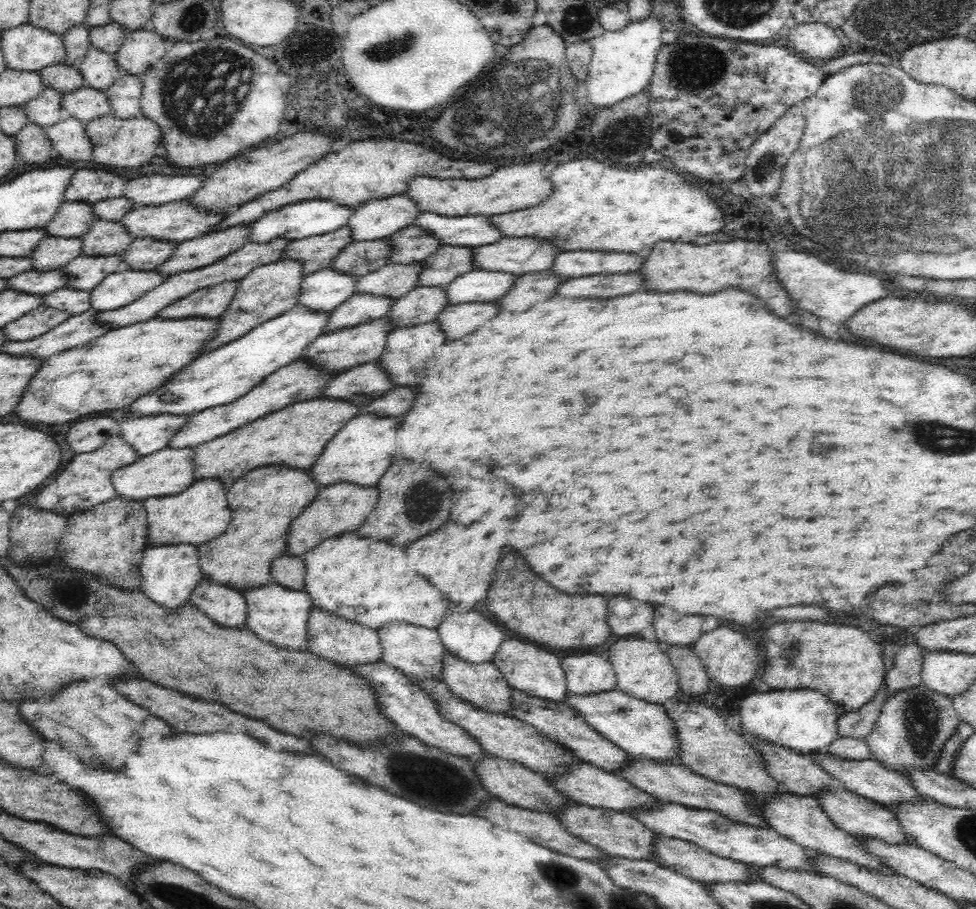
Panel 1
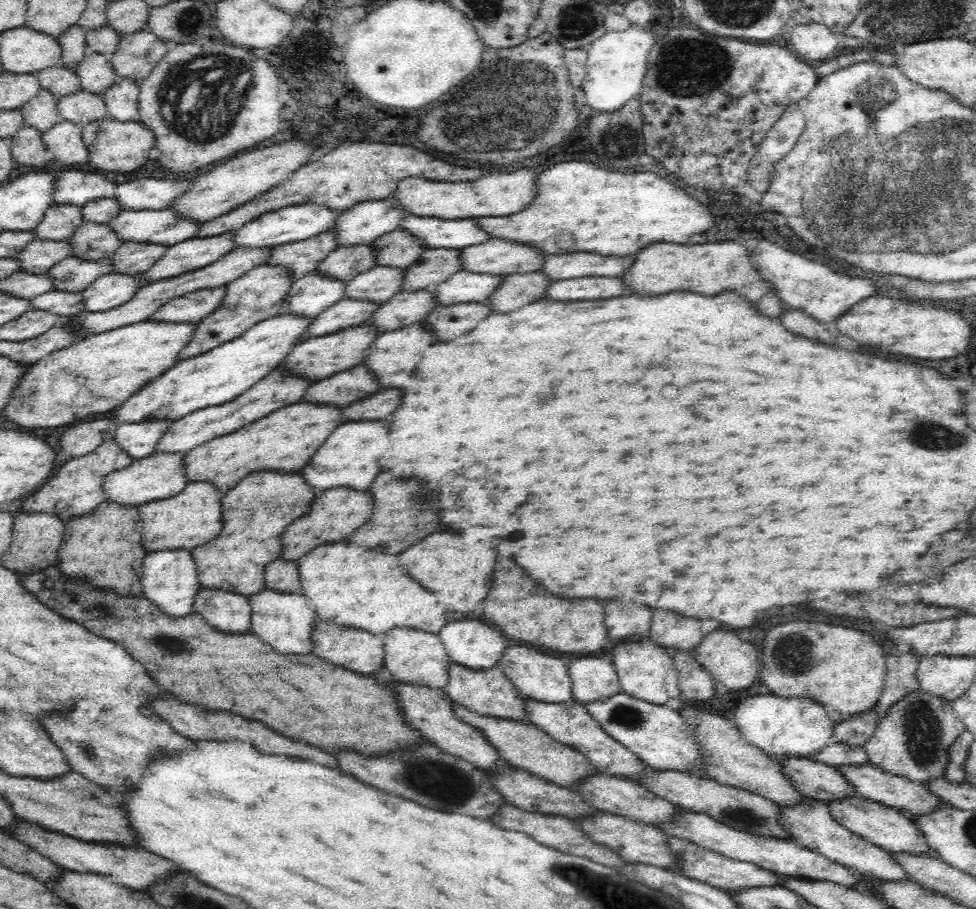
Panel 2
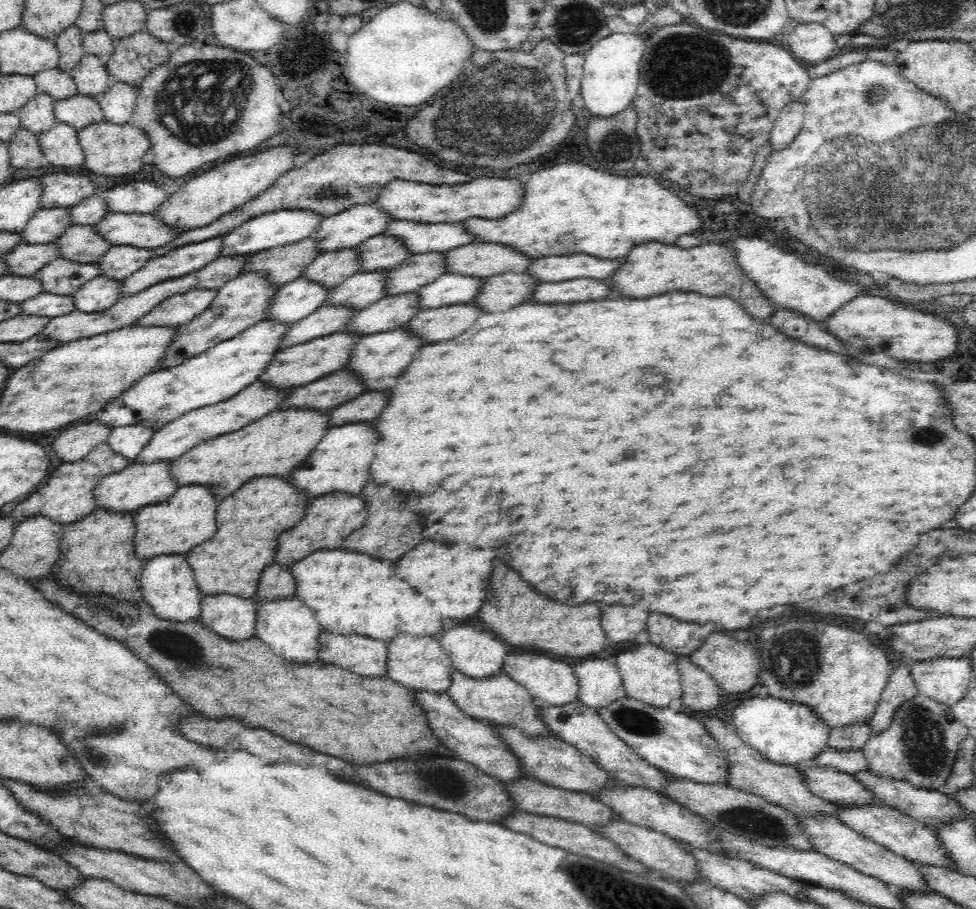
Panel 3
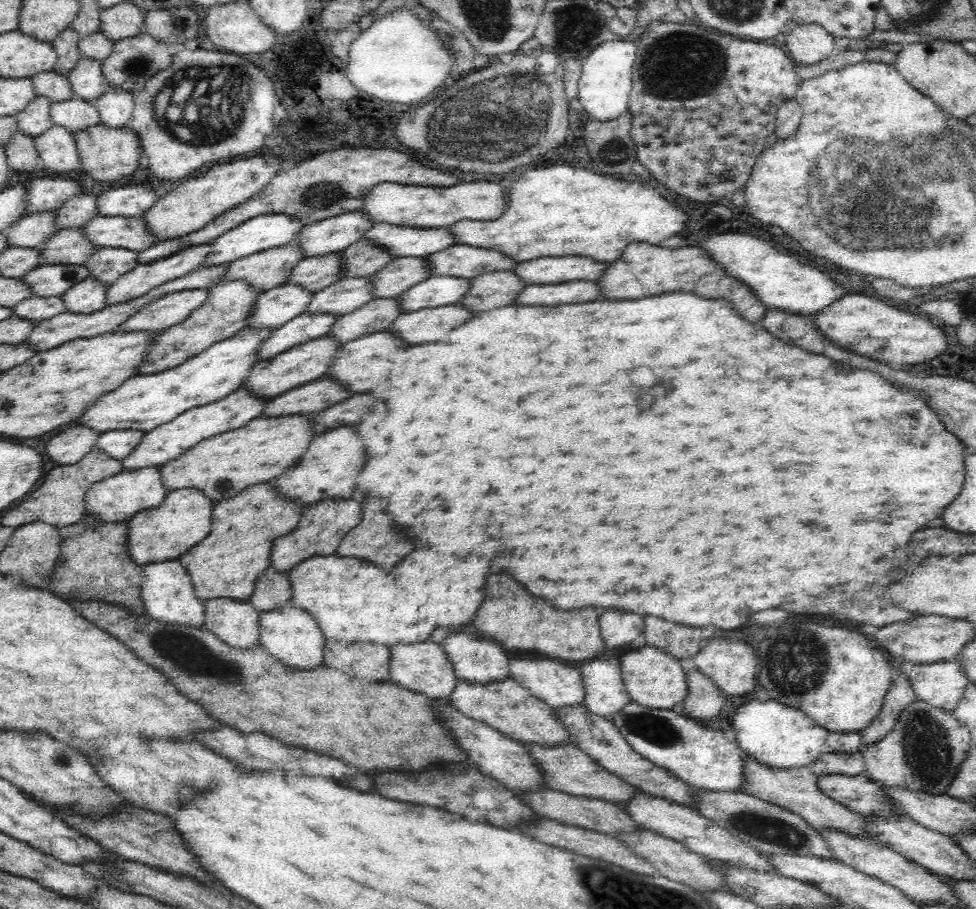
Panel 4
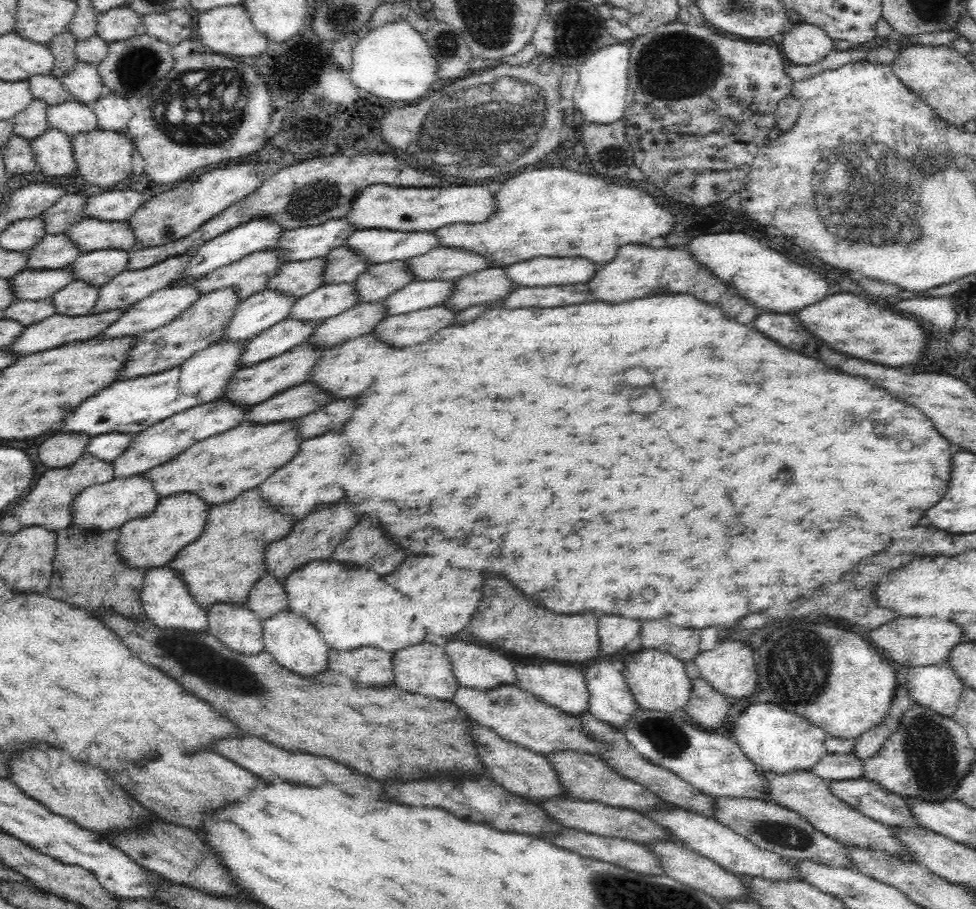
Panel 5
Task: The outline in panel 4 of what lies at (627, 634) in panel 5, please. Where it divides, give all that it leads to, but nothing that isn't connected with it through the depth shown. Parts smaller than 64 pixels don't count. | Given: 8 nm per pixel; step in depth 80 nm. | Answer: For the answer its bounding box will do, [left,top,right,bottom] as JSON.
[600,610,644,648]

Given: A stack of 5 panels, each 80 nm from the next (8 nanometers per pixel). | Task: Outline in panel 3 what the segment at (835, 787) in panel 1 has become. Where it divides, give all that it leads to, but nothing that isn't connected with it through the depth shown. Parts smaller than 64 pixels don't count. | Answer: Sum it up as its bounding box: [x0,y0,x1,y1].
[834,803,953,868]

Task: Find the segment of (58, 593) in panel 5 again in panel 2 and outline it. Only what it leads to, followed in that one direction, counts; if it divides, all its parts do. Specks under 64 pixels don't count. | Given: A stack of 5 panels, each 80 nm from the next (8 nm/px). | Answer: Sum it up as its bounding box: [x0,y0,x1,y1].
[56,500,147,596]

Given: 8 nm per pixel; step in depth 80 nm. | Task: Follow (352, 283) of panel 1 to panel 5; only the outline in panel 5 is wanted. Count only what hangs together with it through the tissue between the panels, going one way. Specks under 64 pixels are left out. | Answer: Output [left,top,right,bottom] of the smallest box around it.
[220,288,298,341]

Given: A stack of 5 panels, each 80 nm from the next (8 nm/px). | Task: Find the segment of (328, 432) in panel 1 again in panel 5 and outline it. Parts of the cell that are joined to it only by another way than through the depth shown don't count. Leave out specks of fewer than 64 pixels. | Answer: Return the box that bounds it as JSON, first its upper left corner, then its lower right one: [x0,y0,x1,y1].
[147,420,302,504]

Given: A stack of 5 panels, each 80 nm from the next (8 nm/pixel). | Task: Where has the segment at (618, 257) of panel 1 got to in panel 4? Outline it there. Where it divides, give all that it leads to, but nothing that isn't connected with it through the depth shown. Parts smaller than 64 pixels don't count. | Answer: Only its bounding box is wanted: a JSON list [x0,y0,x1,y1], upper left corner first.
[516,256,608,284]

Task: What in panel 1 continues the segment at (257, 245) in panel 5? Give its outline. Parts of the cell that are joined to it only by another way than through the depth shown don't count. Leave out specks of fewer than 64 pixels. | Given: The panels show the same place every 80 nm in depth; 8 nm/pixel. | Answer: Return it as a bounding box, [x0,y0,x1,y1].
[249,199,356,242]

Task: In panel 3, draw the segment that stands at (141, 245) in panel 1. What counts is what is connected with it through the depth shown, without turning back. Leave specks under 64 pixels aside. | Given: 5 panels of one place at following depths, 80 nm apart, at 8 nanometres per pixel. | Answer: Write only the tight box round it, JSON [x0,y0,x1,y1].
[97,246,153,279]

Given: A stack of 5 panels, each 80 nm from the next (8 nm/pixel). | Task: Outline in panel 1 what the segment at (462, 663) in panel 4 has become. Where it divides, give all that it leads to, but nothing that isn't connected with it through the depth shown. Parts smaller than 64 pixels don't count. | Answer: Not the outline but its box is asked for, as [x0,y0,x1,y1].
[436,610,506,662]

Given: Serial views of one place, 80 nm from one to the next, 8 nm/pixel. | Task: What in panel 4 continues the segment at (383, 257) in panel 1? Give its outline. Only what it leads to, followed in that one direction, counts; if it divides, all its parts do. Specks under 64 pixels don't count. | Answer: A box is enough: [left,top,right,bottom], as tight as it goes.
[289,252,345,292]

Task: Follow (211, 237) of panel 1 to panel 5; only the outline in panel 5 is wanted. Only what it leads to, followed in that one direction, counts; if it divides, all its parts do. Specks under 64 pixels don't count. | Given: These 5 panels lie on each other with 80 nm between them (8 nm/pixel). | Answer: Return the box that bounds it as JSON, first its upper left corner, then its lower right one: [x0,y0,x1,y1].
[92,250,193,314]

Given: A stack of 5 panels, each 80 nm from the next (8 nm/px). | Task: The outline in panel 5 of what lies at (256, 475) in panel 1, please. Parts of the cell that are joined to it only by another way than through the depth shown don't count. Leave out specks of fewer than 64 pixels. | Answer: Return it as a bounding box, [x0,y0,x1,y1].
[169,490,294,610]

